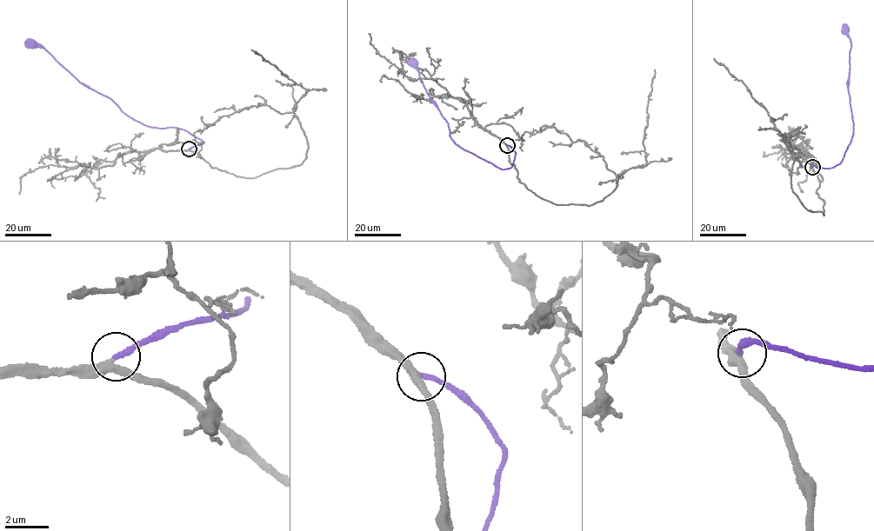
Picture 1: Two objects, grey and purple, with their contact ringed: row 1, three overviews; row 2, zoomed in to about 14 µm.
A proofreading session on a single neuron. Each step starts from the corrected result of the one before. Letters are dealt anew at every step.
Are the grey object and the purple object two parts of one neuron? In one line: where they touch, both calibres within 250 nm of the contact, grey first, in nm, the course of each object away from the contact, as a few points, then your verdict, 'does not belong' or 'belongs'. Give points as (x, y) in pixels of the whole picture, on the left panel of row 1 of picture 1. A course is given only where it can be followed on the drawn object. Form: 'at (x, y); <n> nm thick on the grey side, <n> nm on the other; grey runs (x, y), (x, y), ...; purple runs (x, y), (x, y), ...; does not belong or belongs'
at (189, 149); 340 nm thick on the grey side, 240 nm on the other; grey runs (189, 149), (211, 166), (250, 178), (299, 166), (305, 157), (307, 138), (293, 109), (306, 90), (250, 49); purple runs (189, 149), (203, 143), (177, 128), (146, 126), (135, 120), (113, 101), (85, 86), (50, 53), (31, 44); belongs

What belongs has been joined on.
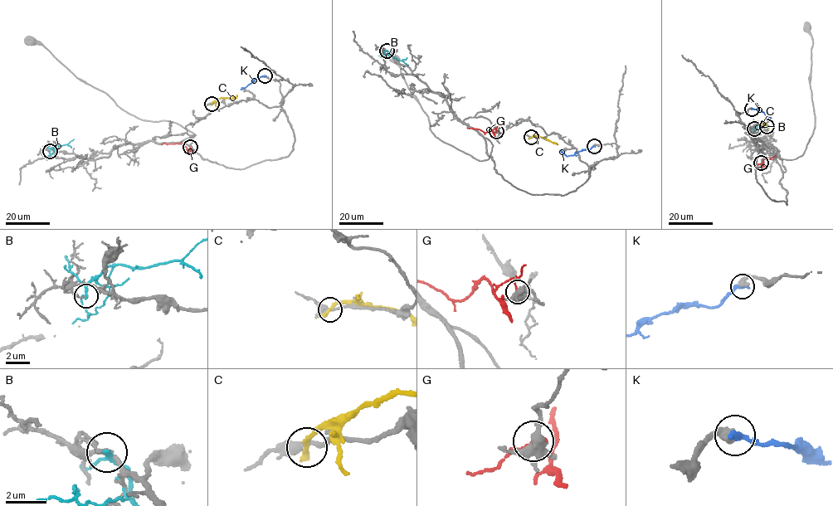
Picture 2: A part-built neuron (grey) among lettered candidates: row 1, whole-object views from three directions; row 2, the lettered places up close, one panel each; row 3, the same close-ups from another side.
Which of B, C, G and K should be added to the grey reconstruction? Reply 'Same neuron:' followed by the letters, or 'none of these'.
Same neuron: K

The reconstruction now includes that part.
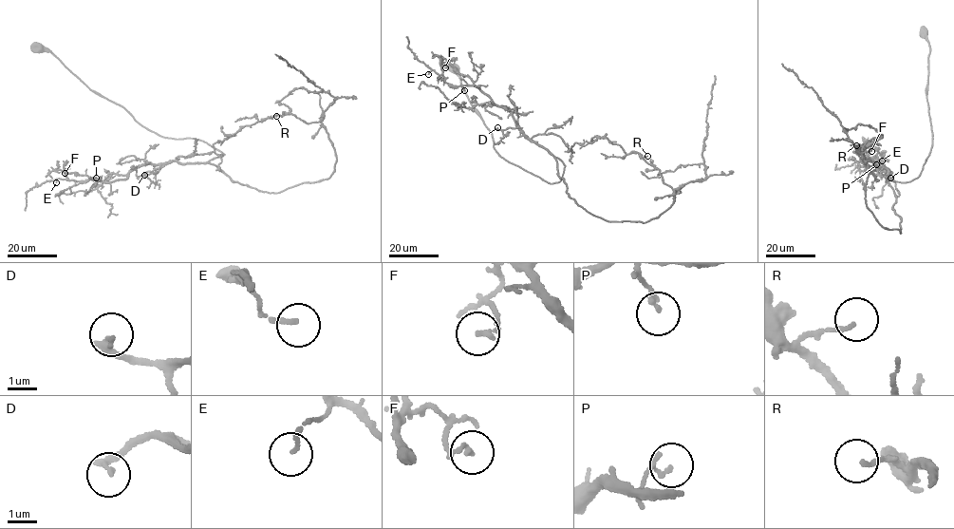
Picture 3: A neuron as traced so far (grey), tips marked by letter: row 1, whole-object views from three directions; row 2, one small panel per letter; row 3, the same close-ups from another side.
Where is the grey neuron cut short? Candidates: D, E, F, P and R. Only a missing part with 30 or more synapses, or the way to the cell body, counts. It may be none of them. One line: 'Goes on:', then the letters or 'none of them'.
Goes on: D

